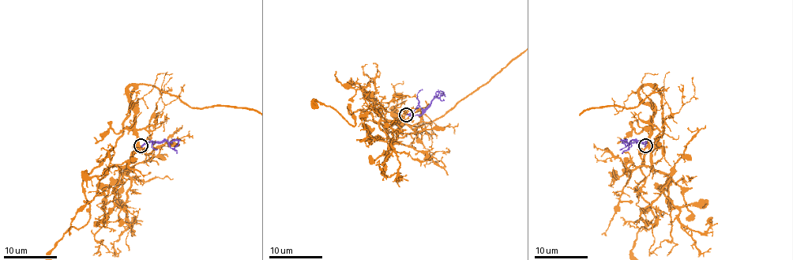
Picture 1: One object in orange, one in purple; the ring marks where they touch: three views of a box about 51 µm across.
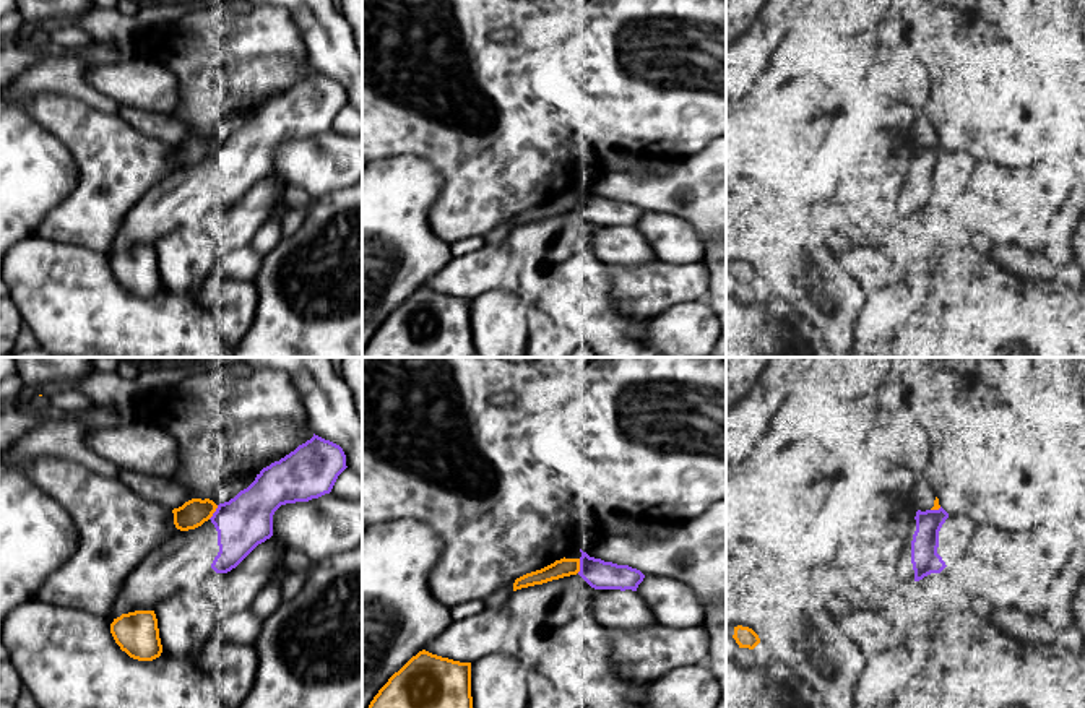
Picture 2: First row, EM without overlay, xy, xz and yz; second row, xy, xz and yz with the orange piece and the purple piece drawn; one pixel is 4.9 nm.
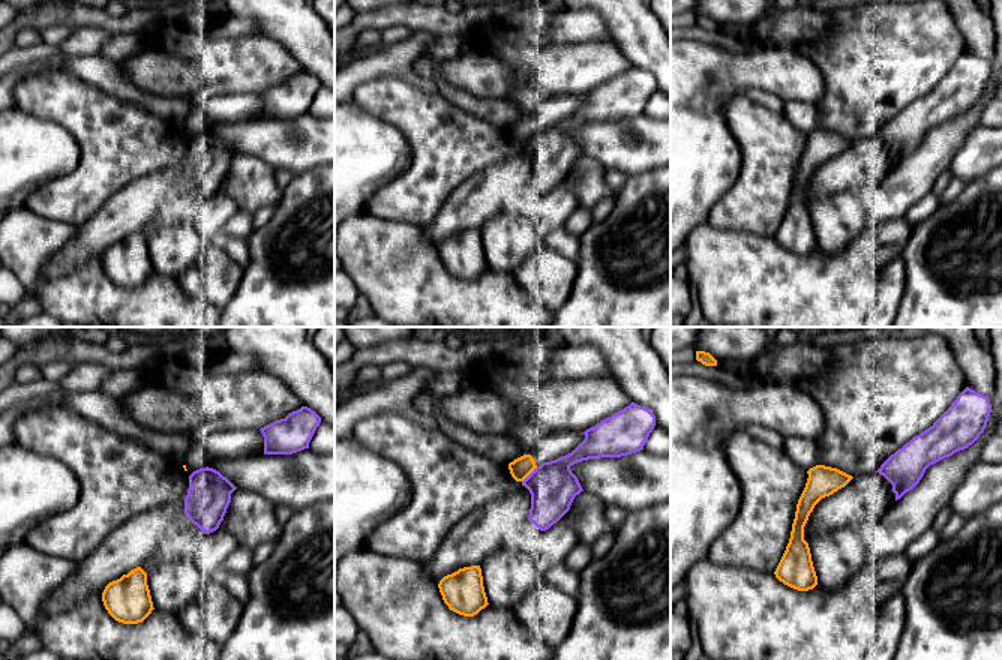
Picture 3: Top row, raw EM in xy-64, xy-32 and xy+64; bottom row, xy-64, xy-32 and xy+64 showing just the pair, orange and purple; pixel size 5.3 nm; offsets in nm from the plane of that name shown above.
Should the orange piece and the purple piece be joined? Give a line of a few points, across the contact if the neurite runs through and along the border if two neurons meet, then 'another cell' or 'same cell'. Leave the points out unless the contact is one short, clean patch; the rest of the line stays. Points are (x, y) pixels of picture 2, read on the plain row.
another cell

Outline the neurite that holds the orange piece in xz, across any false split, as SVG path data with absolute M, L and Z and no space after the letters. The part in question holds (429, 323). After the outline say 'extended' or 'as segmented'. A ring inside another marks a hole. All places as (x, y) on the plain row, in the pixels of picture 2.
M419 287L378 326L362 357L478 357L471 299Z; as segmented

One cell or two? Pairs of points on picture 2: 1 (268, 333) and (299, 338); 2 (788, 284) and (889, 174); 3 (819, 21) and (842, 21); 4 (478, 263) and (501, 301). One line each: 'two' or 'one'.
1: one
2: two
3: one
4: two

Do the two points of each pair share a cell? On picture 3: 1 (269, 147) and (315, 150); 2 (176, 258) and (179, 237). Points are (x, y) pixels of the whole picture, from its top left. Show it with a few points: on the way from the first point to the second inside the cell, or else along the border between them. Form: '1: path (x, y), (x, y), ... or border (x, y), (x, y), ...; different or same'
1: path (281, 147), (303, 147); same
2: path (176, 254), (179, 242); same

